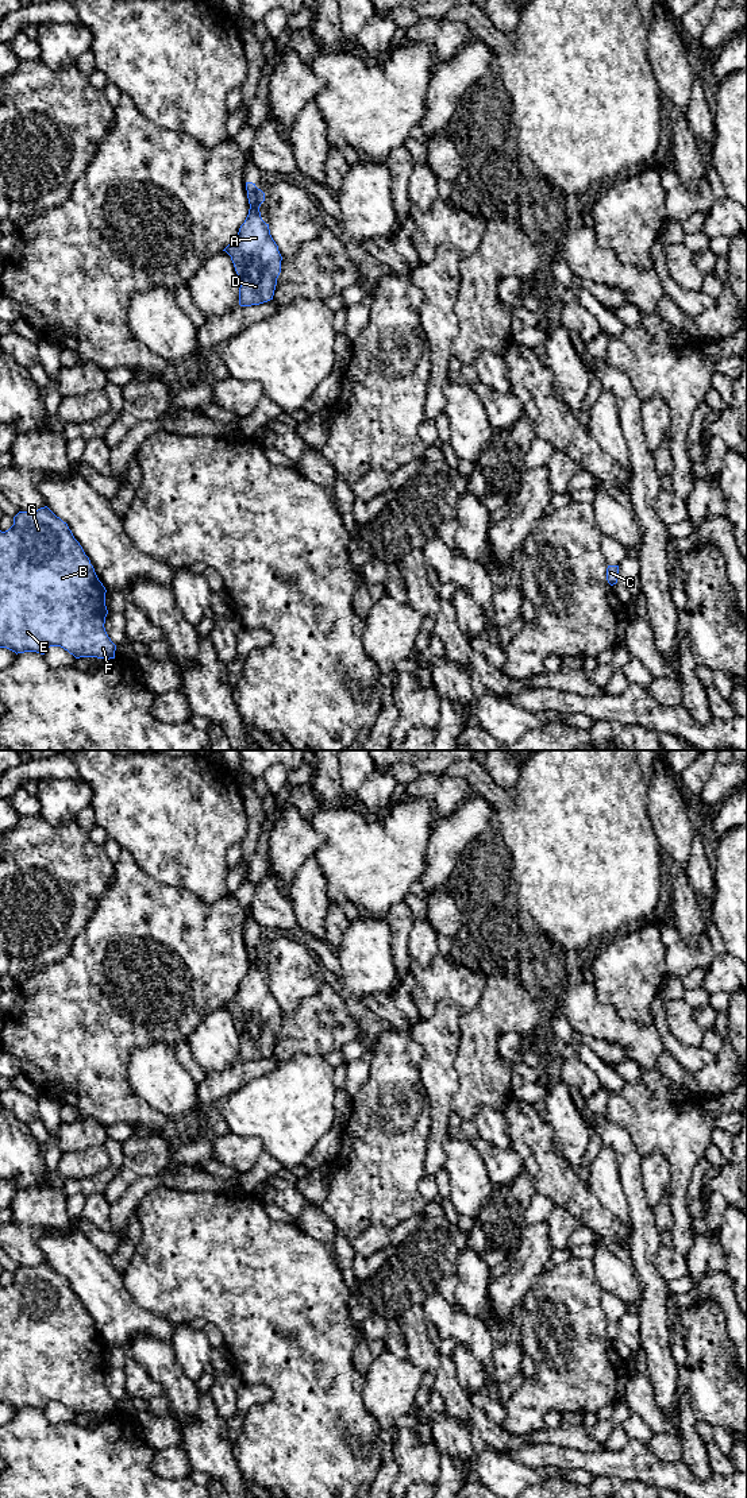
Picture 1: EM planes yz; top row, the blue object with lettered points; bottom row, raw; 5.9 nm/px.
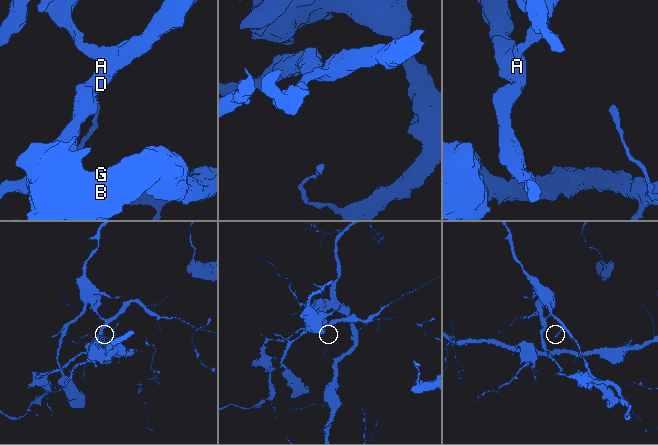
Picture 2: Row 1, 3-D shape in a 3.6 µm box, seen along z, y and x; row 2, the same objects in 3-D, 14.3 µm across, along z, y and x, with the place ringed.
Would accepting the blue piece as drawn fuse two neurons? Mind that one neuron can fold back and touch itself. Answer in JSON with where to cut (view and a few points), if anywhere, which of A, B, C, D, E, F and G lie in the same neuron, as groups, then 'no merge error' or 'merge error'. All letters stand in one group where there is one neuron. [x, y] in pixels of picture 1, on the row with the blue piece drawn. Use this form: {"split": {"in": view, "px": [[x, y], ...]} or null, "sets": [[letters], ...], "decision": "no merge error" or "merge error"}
{"split": {"in": "yz", "px": [[260, 189], [247, 193]]}, "sets": [["A", "D"], ["B", "C", "E", "F", "G"]], "decision": "merge error"}

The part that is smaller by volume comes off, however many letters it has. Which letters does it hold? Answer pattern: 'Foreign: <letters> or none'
Foreign: A, D

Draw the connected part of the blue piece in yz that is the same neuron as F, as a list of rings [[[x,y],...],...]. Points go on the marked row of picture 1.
[[[47,506],[19,511],[14,517],[14,525],[5,532],[0,530],[0,648],[16,655],[24,652],[45,655],[50,646],[61,646],[76,659],[115,659],[116,645],[104,628],[108,614],[105,592],[89,557],[68,524]]]

